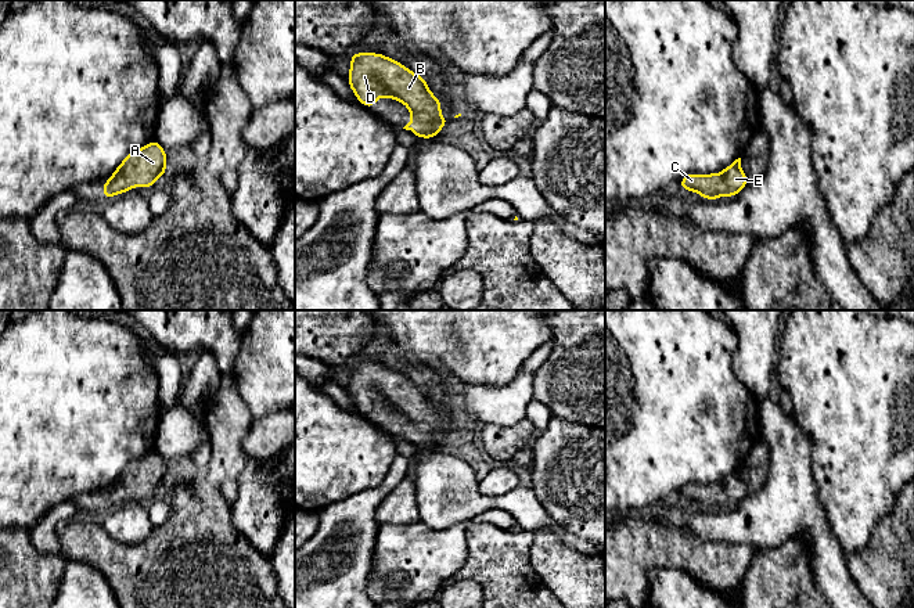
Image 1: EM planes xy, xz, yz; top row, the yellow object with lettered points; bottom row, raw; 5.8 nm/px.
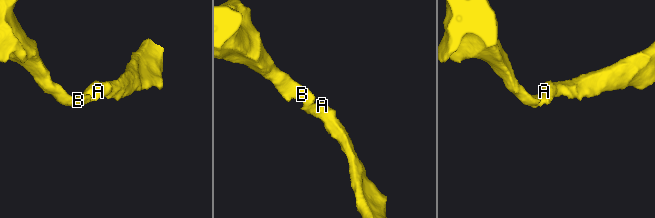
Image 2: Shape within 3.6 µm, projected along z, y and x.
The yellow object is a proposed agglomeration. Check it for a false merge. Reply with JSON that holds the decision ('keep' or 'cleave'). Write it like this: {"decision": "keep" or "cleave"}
{"decision": "keep"}

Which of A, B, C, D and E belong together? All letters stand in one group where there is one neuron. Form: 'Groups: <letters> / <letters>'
Groups: A B C D E

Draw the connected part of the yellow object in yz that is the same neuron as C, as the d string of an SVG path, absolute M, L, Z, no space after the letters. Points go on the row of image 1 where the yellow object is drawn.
M741 158L735 159L731 165L726 166L722 173L690 173L686 175L677 186L694 191L709 201L720 197L735 197L748 184L748 176L741 169Z

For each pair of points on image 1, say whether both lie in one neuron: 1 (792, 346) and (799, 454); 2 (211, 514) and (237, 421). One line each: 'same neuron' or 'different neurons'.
1: different neurons
2: same neuron

